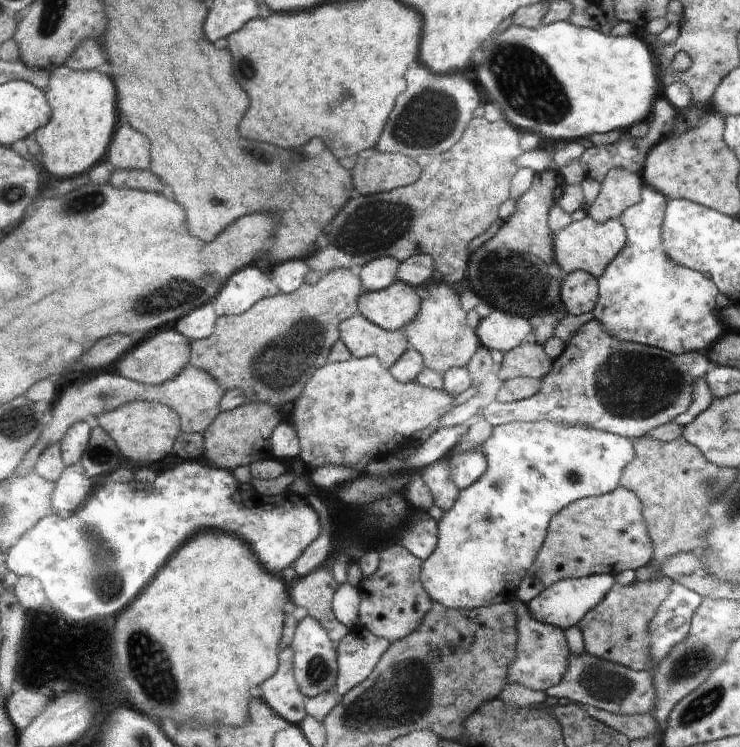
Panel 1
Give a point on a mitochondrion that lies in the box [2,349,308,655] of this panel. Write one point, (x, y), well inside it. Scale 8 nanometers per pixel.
(110, 584)

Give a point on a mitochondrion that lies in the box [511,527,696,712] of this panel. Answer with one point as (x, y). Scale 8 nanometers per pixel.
(602, 683)

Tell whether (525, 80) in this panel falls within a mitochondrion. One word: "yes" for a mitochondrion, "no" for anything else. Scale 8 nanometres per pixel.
yes

